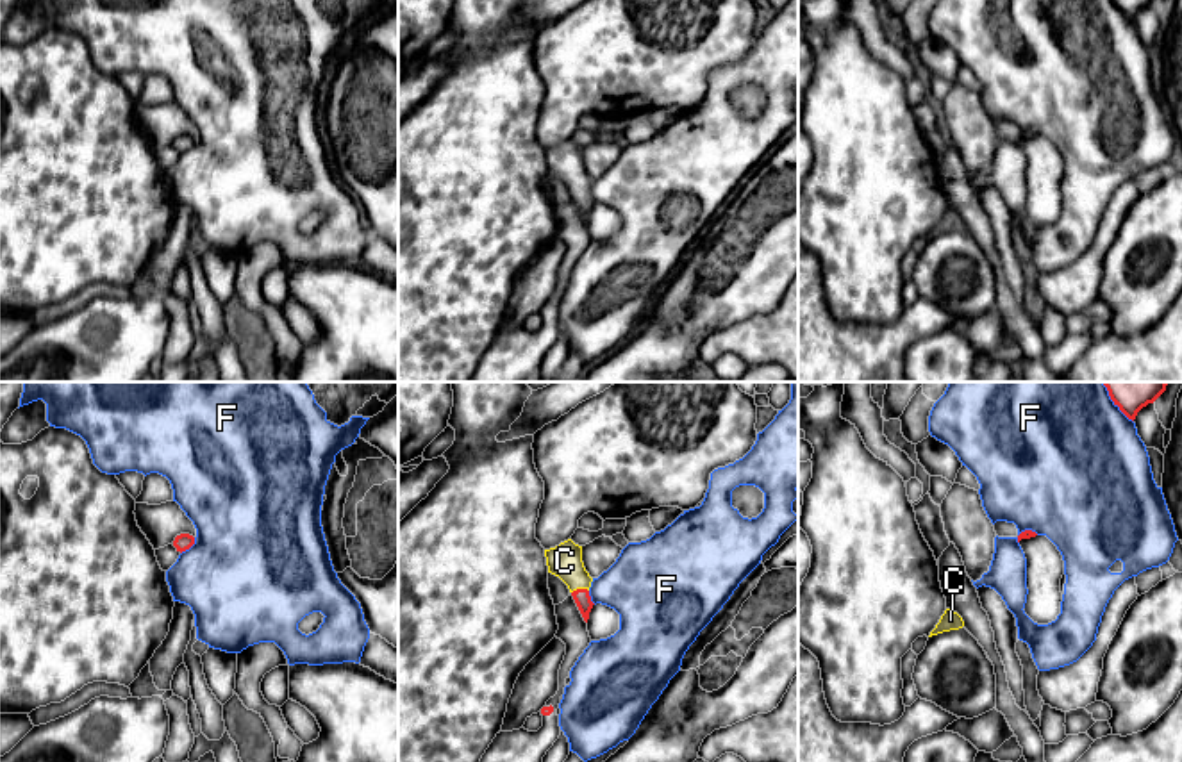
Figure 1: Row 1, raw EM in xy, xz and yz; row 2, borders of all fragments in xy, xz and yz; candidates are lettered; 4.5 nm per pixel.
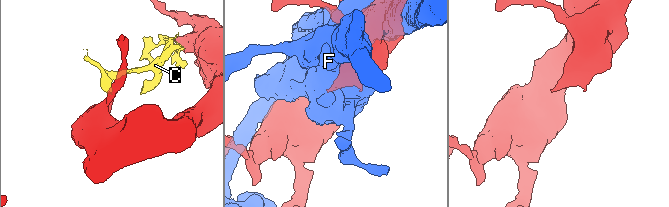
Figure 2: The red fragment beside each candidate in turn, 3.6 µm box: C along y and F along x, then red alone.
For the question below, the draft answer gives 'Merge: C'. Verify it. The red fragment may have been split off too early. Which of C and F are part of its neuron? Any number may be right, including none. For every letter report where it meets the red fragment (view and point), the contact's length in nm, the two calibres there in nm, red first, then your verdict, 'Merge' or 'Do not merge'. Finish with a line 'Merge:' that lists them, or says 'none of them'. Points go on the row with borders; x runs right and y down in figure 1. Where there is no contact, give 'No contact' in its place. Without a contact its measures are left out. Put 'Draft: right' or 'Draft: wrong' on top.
Draft: right
C: Touches red at xz (579, 589). Shared border 80 nm. Thickness 70 nm (red) against 160 nm. Merge
F: Touches red at xy (190, 546). Shared border 100 nm. Thickness 80 nm (red) against 480 nm. Do not merge
Merge: C

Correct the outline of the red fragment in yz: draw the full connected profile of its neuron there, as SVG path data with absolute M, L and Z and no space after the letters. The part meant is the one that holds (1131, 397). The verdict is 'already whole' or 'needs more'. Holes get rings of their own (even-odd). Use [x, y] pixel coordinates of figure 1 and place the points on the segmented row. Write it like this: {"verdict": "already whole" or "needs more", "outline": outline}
{"verdict": "already whole", "outline": "M1103 382L1103 385L1114 405L1134 421L1143 407L1166 391L1168 382Z"}

